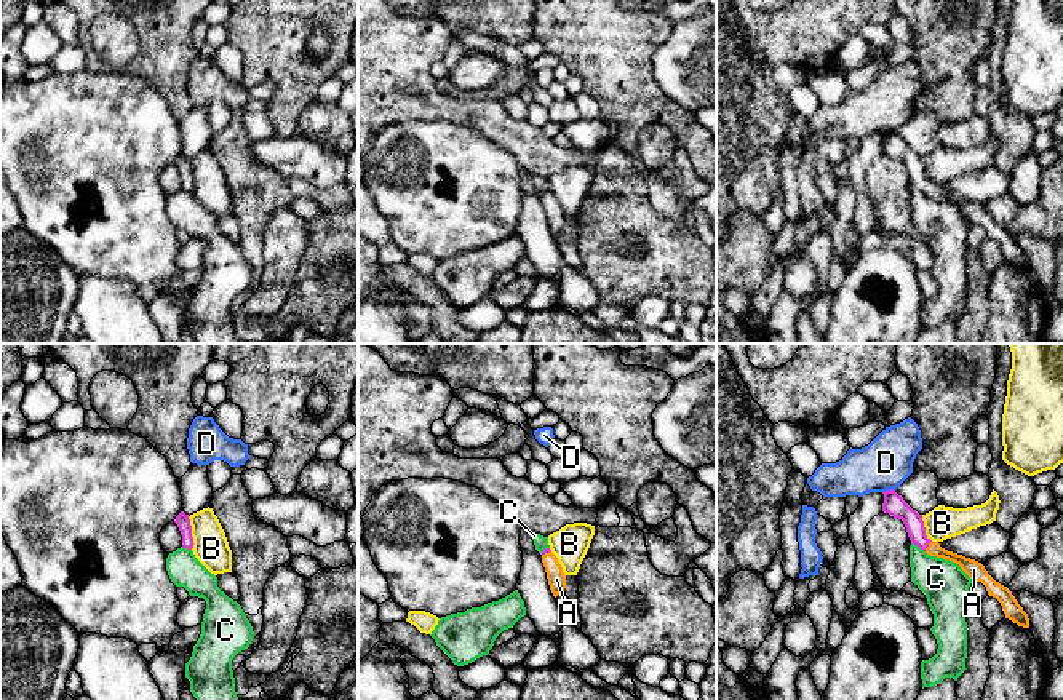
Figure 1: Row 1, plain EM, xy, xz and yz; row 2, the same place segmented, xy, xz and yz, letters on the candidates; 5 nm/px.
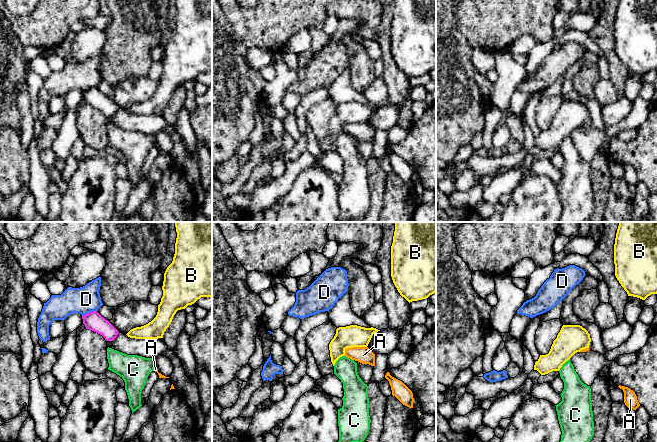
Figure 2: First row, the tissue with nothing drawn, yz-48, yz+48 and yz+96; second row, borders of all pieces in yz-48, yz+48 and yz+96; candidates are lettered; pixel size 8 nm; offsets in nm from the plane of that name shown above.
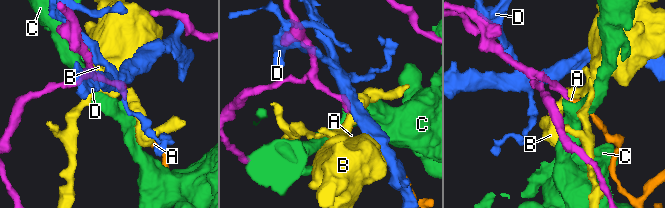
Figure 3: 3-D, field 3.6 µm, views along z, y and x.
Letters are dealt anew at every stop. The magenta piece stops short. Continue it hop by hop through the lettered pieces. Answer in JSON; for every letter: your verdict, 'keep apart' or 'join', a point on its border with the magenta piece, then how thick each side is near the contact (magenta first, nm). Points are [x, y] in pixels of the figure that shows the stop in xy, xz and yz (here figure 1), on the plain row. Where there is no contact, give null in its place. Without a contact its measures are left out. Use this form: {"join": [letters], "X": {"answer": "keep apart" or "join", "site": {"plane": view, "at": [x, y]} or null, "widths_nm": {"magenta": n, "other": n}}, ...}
{"join": ["A"], "A": {"answer": "join", "site": {"plane": "yz", "at": [927, 187]}, "widths_nm": {"magenta": 100, "other": 80}}, "B": {"answer": "keep apart", "site": {"plane": "xy", "at": [191, 174]}, "widths_nm": {"magenta": 70, "other": 180}}, "C": {"answer": "keep apart", "site": {"plane": "yz", "at": [918, 187]}, "widths_nm": {"magenta": 110, "other": 220}}, "D": {"answer": "keep apart", "site": {"plane": "yz", "at": [887, 133]}, "widths_nm": {"magenta": 110, "other": 260}}}

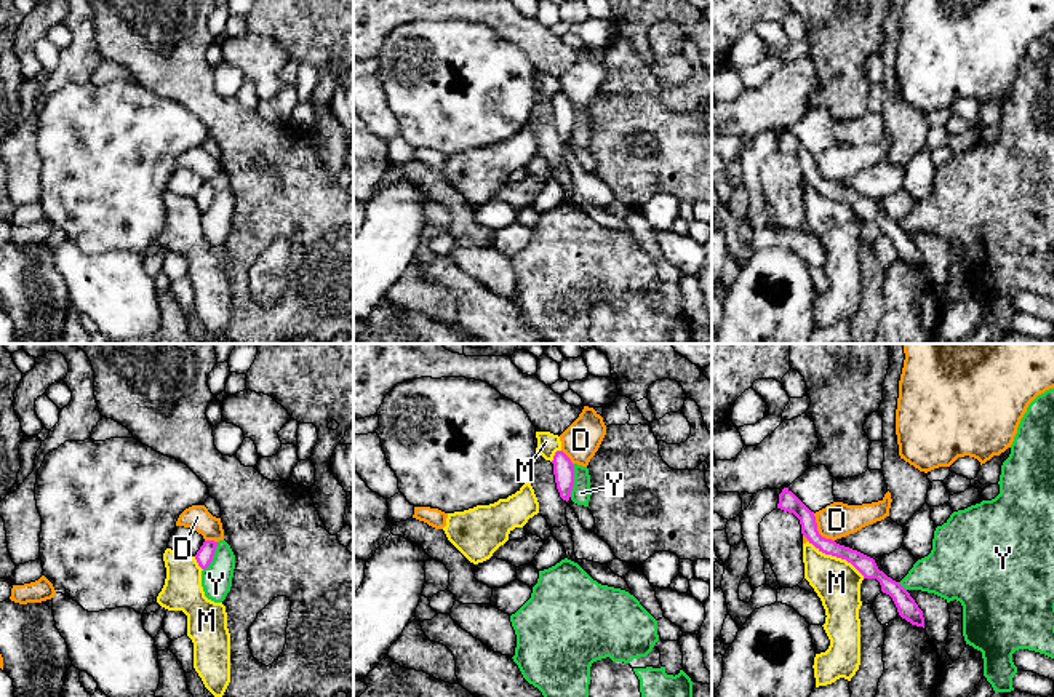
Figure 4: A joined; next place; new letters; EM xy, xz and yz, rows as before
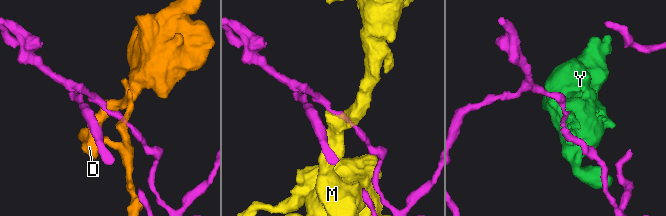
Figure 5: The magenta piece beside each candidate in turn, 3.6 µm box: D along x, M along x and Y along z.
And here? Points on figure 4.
{"join": [], "D": {"answer": "keep apart", "site": {"plane": "yz", "at": [818, 173]}, "widths_nm": {"magenta": 100, "other": 180}}, "M": {"answer": "keep apart", "site": {"plane": "yz", "at": [837, 199]}, "widths_nm": {"magenta": 90, "other": 240}}, "Y": {"answer": "keep apart", "site": {"plane": "xz", "at": [573, 122]}, "widths_nm": {"magenta": 110, "other": 100}}}

